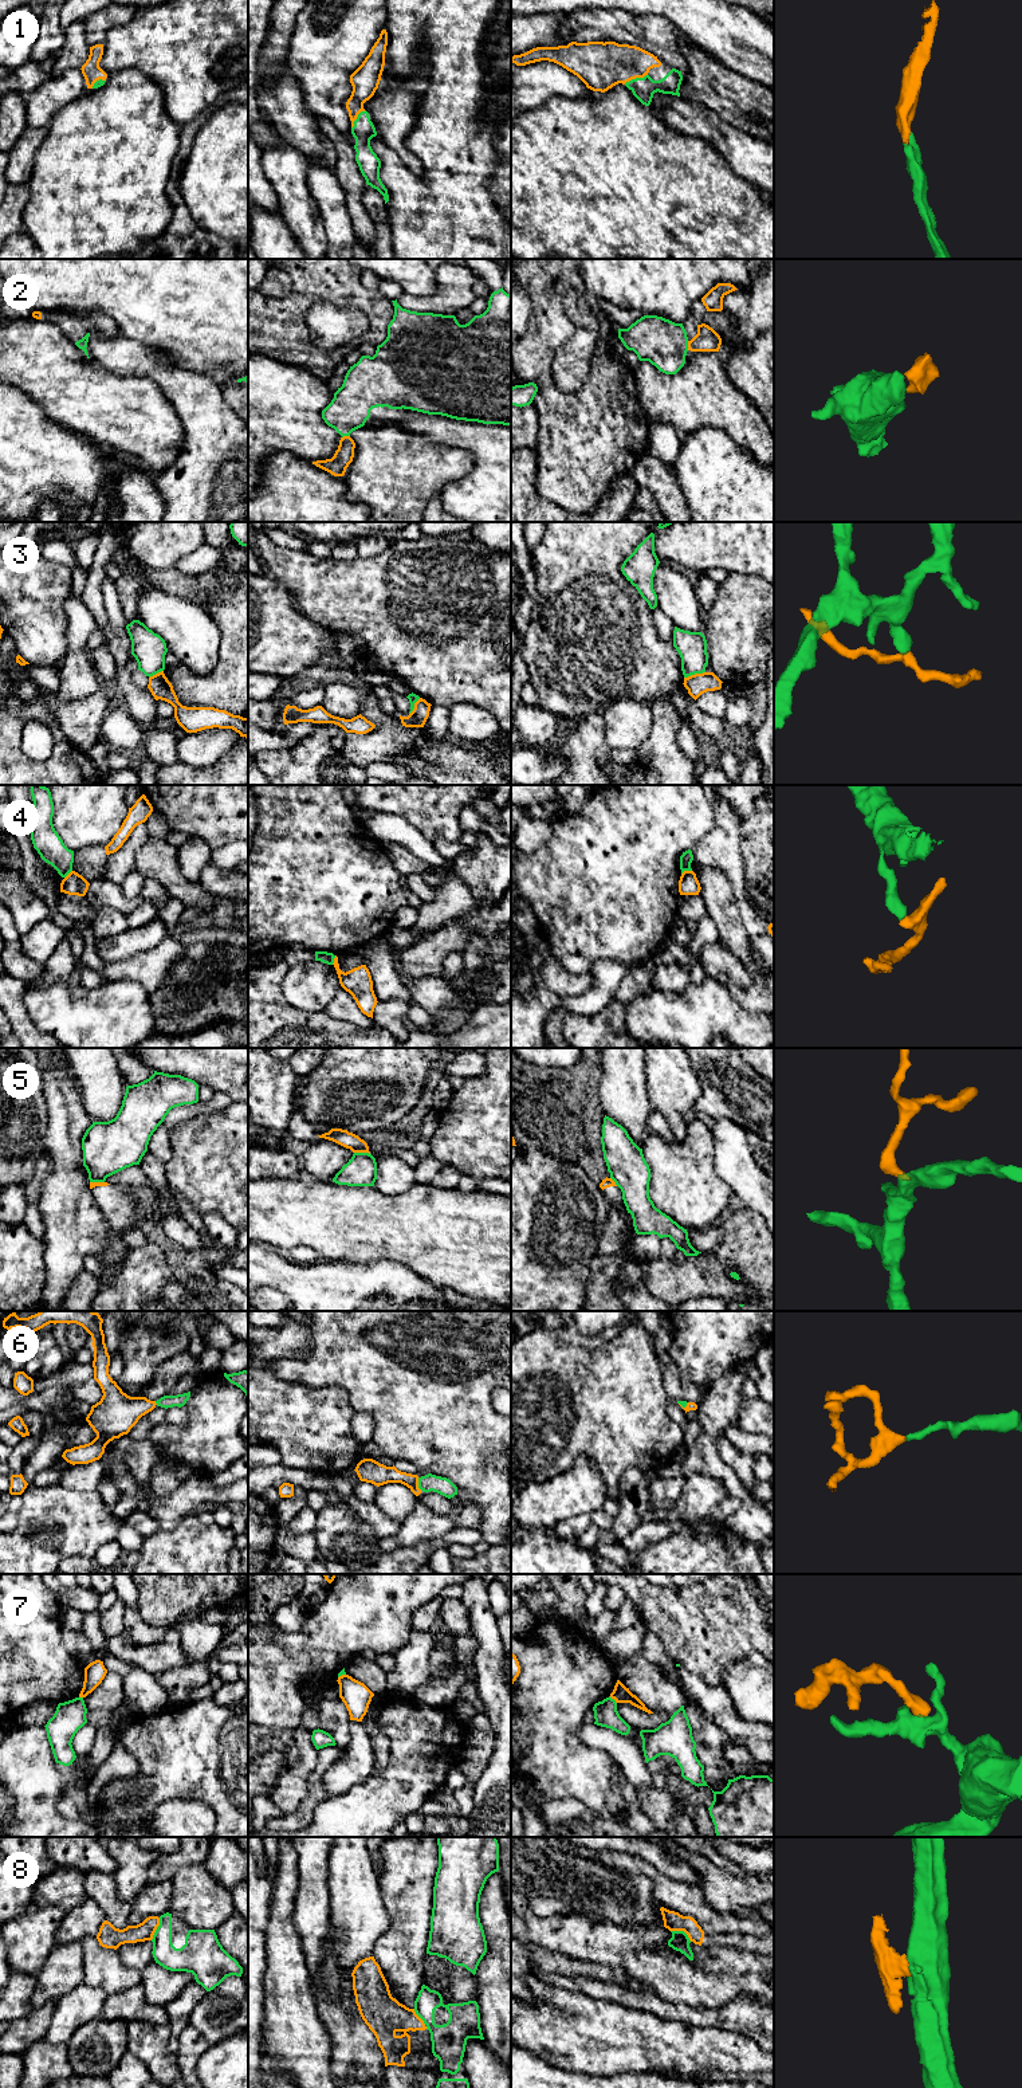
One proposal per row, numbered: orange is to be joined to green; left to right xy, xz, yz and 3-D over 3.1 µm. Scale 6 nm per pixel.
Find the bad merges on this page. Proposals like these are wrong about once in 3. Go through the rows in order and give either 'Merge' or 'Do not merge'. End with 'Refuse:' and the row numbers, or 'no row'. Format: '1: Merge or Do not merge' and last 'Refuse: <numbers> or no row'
1: Merge
2: Merge
3: Do not merge
4: Do not merge
5: Do not merge
6: Merge
7: Do not merge
8: Do not merge
Refuse: 3, 4, 5, 7, 8

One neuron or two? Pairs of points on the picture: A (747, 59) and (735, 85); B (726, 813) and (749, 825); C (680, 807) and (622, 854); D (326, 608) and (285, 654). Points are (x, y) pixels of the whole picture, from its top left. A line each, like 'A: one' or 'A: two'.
A: two
B: two
C: one
D: two

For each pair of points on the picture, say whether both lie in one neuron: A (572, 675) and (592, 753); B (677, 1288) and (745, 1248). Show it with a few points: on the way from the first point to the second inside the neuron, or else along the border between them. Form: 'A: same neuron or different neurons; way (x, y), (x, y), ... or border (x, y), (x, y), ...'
A: different neurons; border (601, 710), (594, 710), (582, 719)
B: same neuron; way (694, 1276), (707, 1274), (728, 1256)

